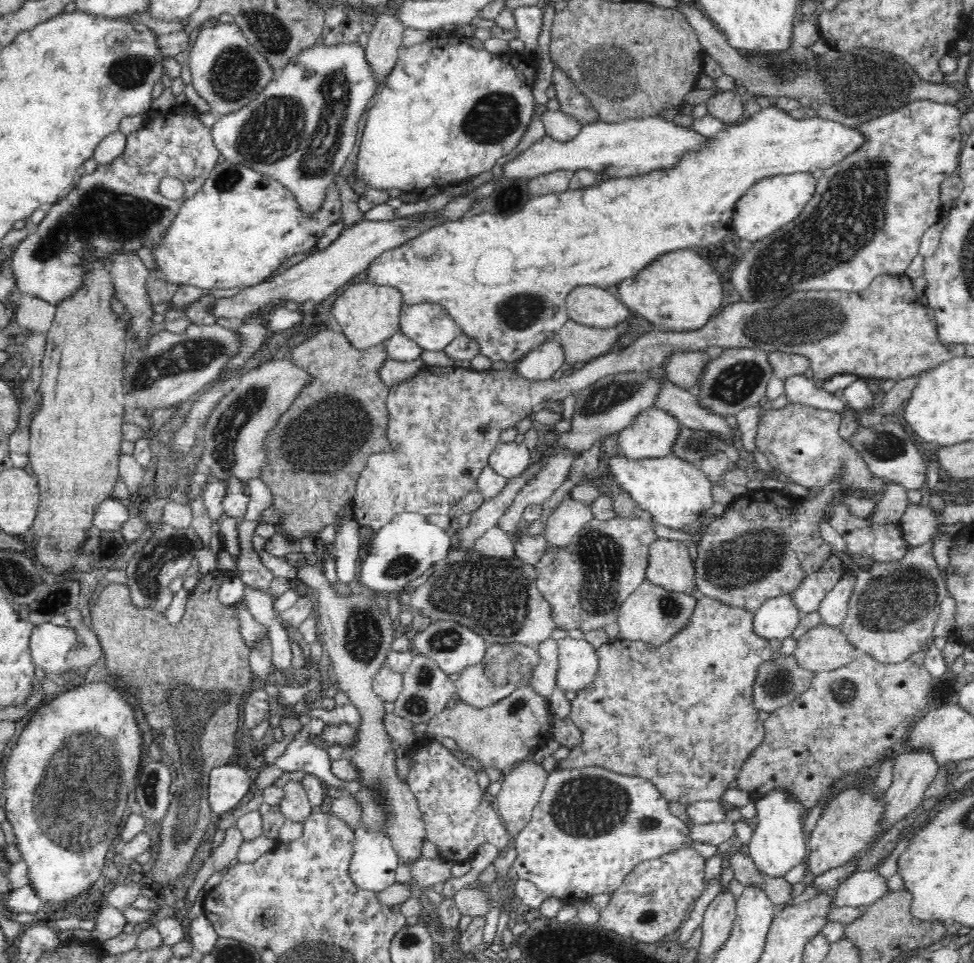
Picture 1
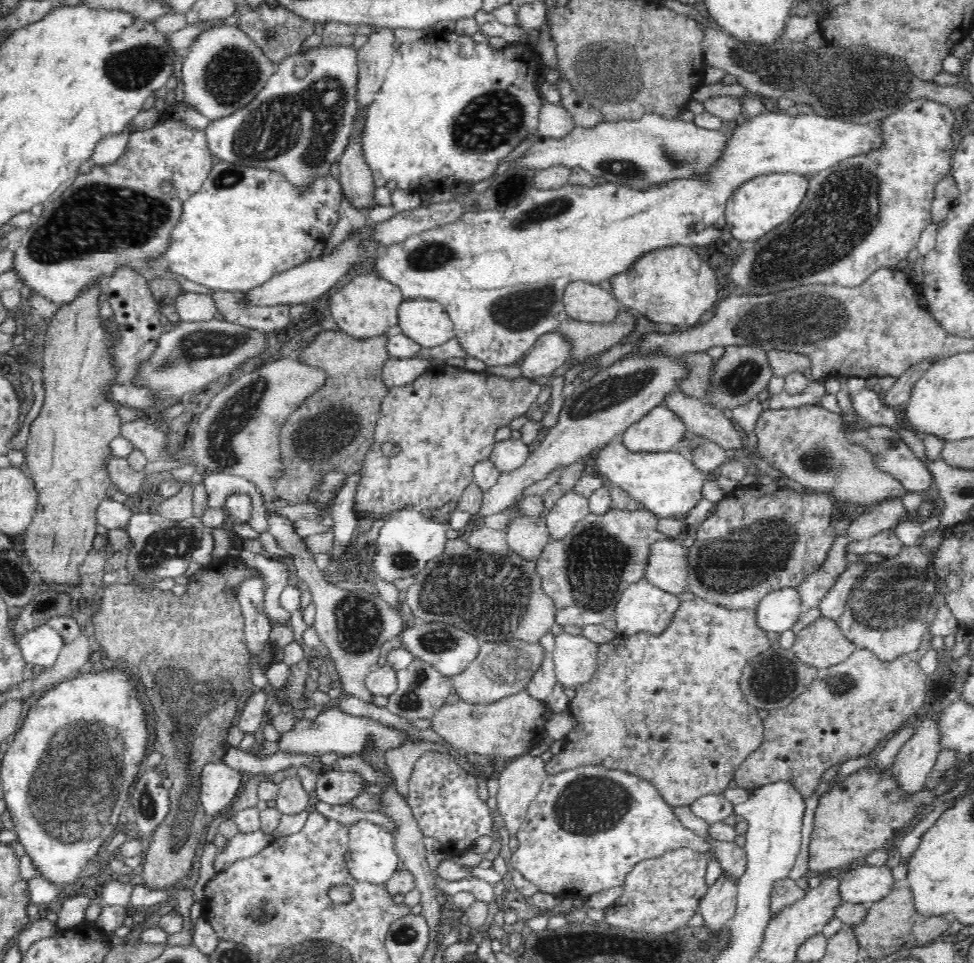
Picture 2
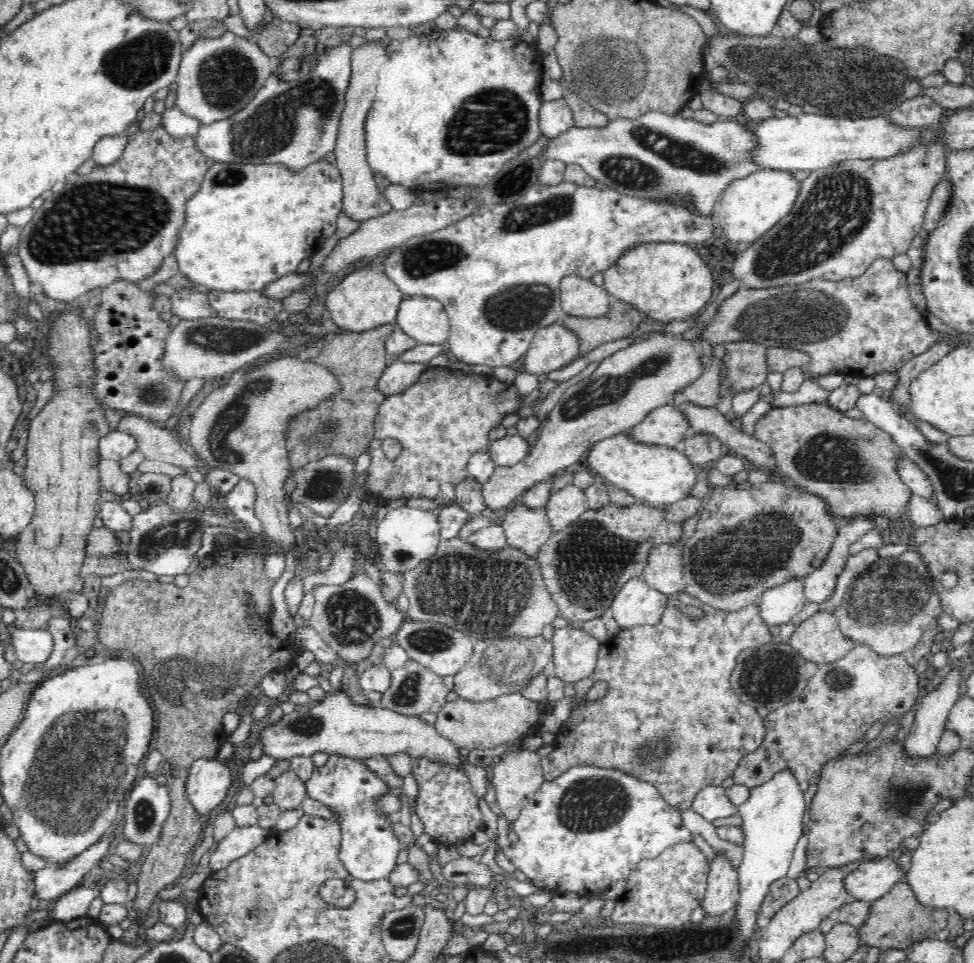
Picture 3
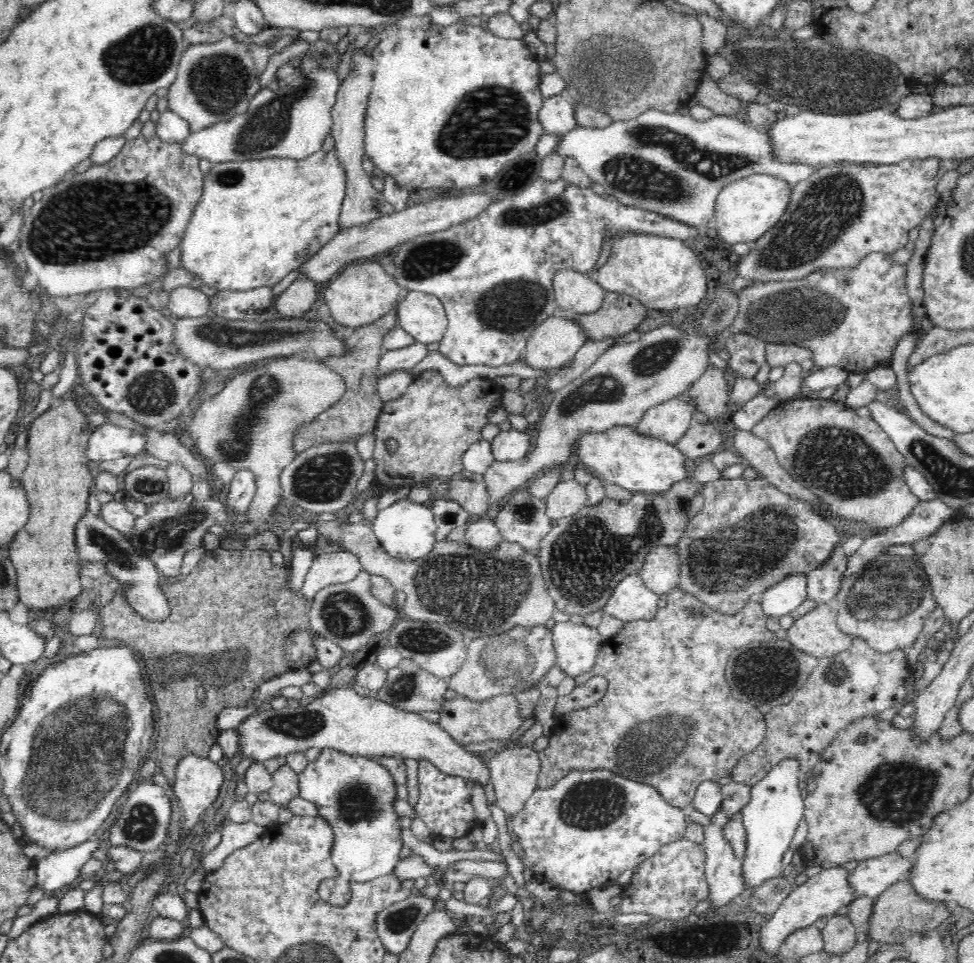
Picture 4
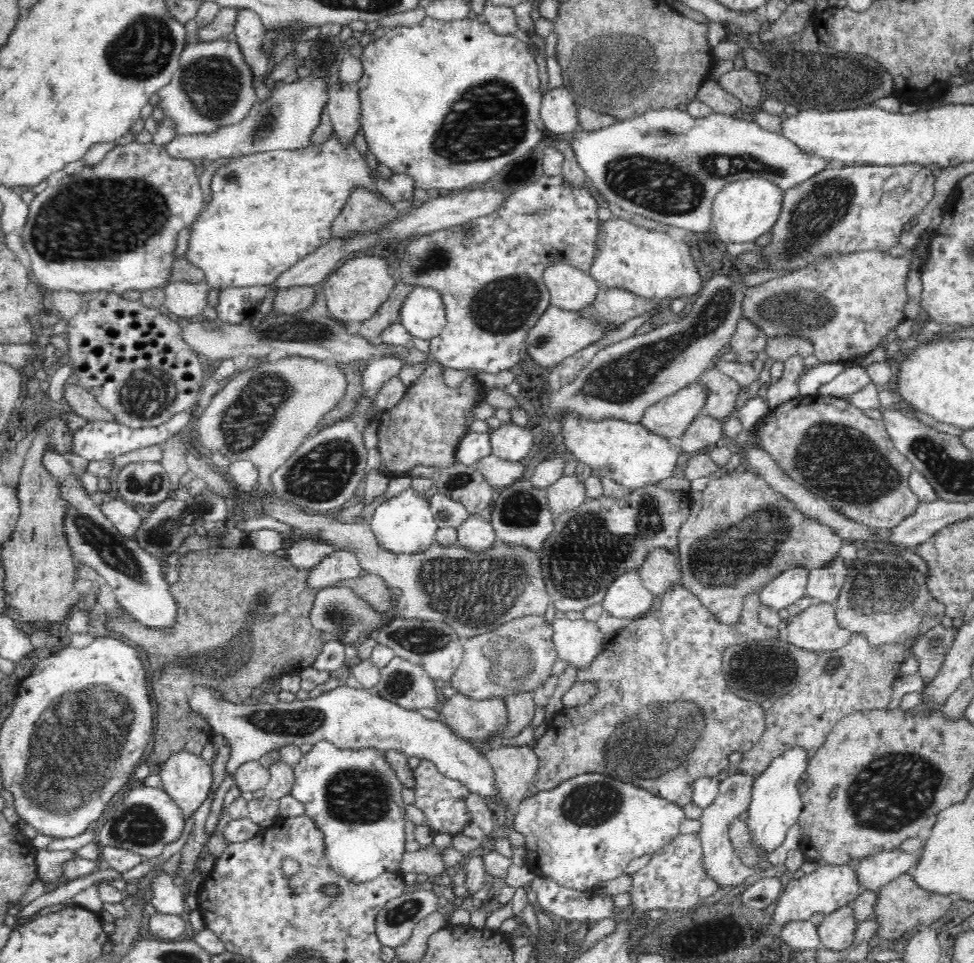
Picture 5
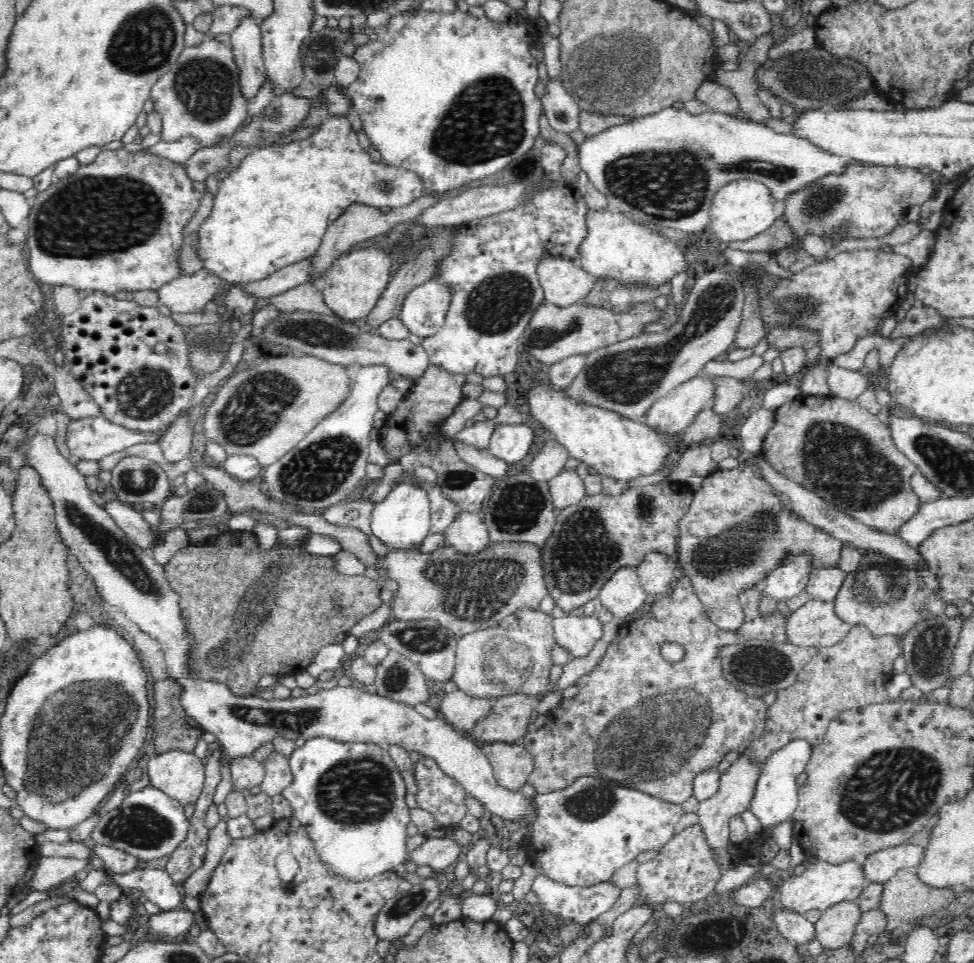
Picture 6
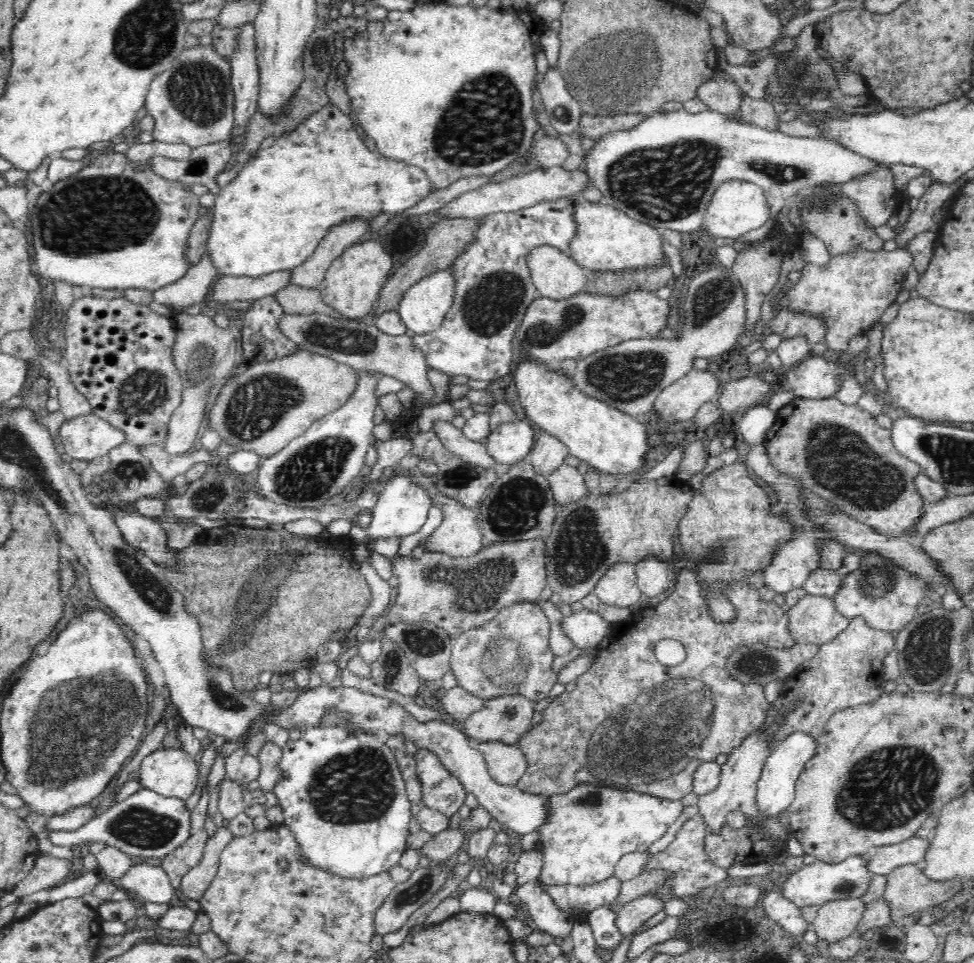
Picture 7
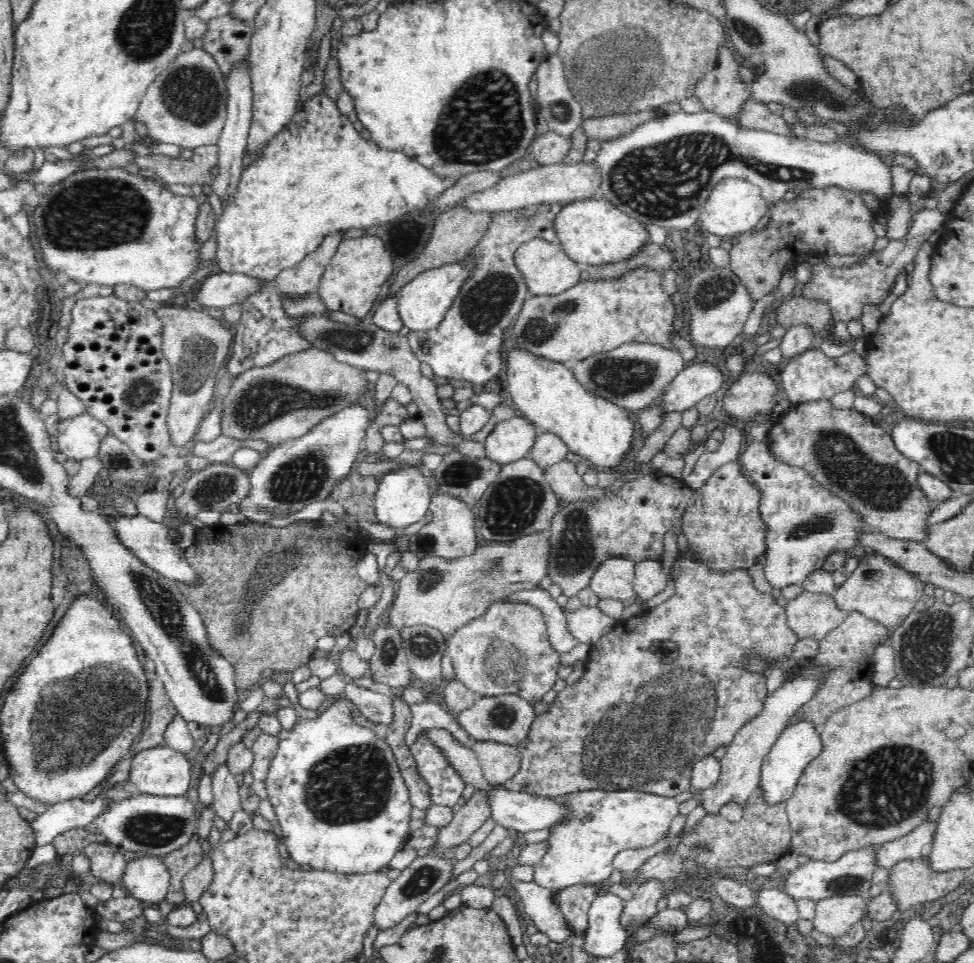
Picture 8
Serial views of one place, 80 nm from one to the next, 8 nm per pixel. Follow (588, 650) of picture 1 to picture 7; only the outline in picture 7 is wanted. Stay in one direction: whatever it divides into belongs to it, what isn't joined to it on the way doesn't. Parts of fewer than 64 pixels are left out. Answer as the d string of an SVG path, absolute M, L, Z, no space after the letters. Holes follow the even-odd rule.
M586 609L566 616L562 622L564 631L574 641L575 650L579 652L596 648L602 638L611 632L612 626L598 612Z

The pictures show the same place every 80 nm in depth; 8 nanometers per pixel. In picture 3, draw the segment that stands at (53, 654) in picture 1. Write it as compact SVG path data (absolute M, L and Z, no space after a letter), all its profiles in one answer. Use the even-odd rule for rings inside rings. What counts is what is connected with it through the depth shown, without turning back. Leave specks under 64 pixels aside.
M6 622L4 632L6 632L8 648L12 648L16 660L24 662L28 668L32 668L36 664L40 664L40 667L42 667L54 650L54 640L50 632L30 630L18 626L16 622L13 624Z

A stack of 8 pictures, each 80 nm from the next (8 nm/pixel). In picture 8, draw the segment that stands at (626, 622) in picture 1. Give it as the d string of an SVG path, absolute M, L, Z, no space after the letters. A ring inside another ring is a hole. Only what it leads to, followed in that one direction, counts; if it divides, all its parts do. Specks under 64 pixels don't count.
M612 555L598 564L592 573L589 588L599 599L613 599L623 603L634 600L635 563L622 556Z

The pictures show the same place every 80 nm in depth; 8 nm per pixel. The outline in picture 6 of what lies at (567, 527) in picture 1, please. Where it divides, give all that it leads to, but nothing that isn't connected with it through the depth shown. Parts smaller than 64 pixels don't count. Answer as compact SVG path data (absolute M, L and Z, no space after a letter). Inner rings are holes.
M563 468L548 483L555 508L573 505L586 496L583 479L570 468Z

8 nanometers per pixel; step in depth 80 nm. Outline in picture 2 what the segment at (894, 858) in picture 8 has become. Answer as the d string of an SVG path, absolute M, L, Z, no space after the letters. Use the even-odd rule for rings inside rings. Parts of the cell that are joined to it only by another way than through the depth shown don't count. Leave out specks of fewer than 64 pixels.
M894 861L882 866L859 866L856 870L844 870L840 880L842 902L871 904L888 896L896 886L892 874Z

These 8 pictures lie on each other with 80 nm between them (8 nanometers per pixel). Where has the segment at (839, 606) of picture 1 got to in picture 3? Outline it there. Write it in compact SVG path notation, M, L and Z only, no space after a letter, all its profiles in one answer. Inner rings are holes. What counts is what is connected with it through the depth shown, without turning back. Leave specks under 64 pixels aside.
M864 548L864 550L860 550L858 554L849 556L844 571L838 576L835 592L832 594L832 597L823 604L823 608L826 609L827 612L834 612L836 606L842 602L842 598L844 598L850 582L859 574L864 573L873 563L876 563L879 560L877 555L878 548Z

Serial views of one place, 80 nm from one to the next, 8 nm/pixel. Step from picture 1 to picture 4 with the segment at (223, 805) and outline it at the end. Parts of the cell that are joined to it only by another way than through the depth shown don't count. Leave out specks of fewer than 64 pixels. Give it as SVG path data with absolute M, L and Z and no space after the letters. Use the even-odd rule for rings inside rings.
M188 753L178 759L173 770L171 794L175 797L175 804L179 807L181 818L183 818L181 828L184 828L186 832L196 830L200 816L216 801L223 783L222 769L215 762L208 760L206 756L200 757L198 754Z

